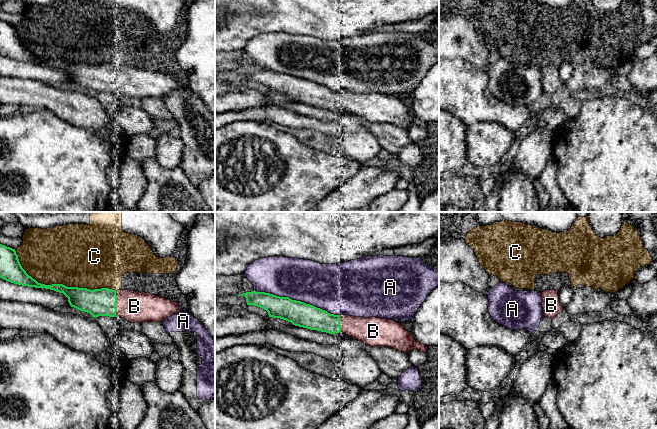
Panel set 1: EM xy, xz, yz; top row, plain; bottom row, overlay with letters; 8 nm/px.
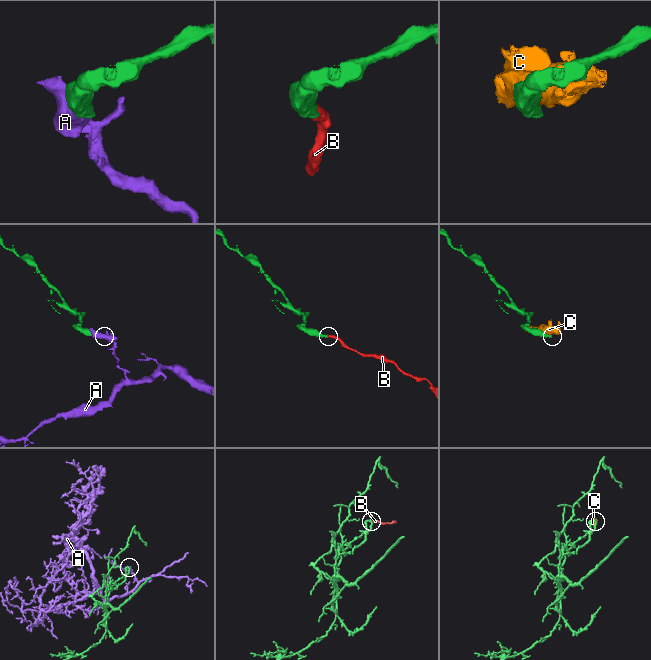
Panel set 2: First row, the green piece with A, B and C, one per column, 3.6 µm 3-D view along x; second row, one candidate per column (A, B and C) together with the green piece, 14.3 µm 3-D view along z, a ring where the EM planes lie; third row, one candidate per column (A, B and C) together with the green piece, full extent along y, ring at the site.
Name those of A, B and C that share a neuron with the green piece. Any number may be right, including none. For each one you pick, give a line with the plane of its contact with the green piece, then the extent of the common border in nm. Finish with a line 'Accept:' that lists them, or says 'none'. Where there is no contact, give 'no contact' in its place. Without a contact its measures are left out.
B: contact in xy; length 200 nm
Accept: B

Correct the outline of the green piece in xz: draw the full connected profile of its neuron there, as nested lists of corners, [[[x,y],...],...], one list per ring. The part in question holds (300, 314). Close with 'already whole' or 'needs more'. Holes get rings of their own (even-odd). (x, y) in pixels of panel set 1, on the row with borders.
[[[255,290],[240,294],[238,297],[241,295],[245,296],[247,305],[260,307],[268,312],[269,317],[286,320],[295,326],[329,334],[343,332],[352,339],[361,341],[368,346],[385,346],[404,353],[408,353],[411,350],[427,353],[428,350],[427,346],[414,339],[413,335],[404,328],[403,323],[398,323],[391,319],[334,315],[313,305],[292,300],[289,297],[280,297],[270,293],[256,292]]]; needs more

